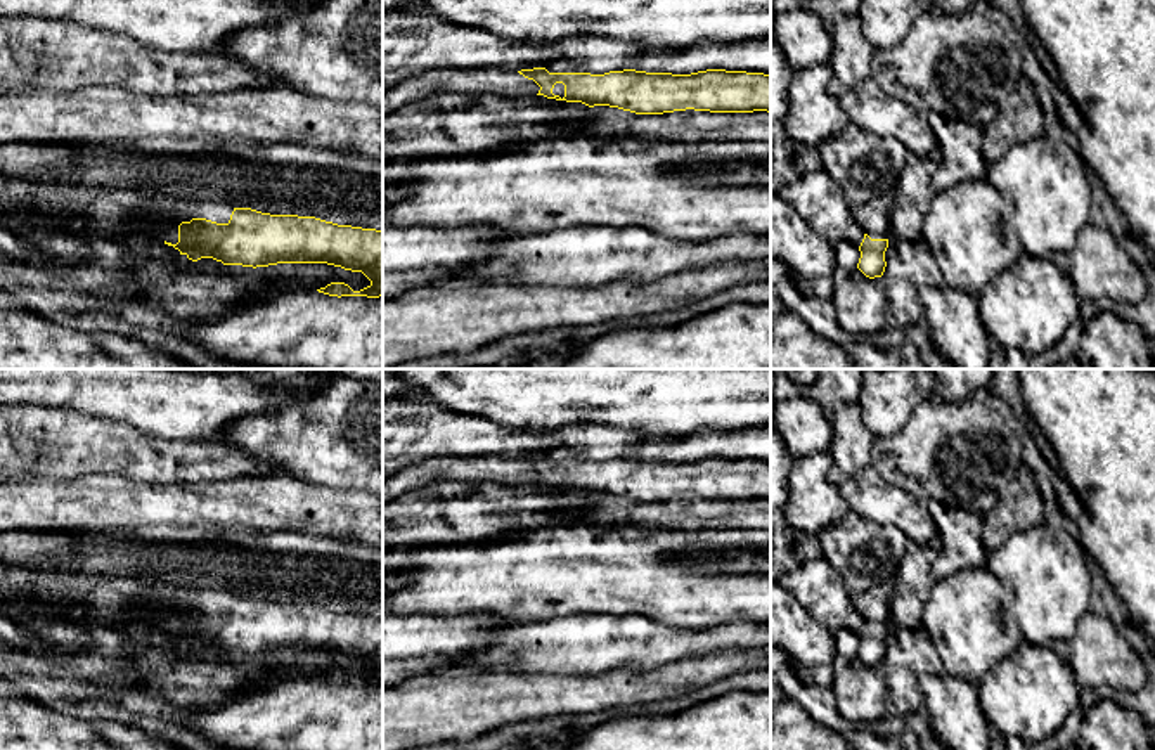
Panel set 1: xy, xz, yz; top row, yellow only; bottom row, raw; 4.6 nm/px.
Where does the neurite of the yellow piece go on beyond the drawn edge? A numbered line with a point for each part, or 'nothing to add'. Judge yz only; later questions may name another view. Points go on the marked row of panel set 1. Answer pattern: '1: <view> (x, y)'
1: yz (873, 217)

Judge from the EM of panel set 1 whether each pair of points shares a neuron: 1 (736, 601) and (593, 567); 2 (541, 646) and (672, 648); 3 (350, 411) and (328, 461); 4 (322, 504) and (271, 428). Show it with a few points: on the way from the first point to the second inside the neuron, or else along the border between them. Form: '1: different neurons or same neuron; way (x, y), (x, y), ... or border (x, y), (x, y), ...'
1: same neuron; way (700, 579), (677, 579), (657, 572), (629, 570)
2: same neuron; way (574, 646), (639, 646)
3: same neuron; way (350, 423), (350, 439), (340, 449)
4: different neurons; border (274, 471), (347, 491)

